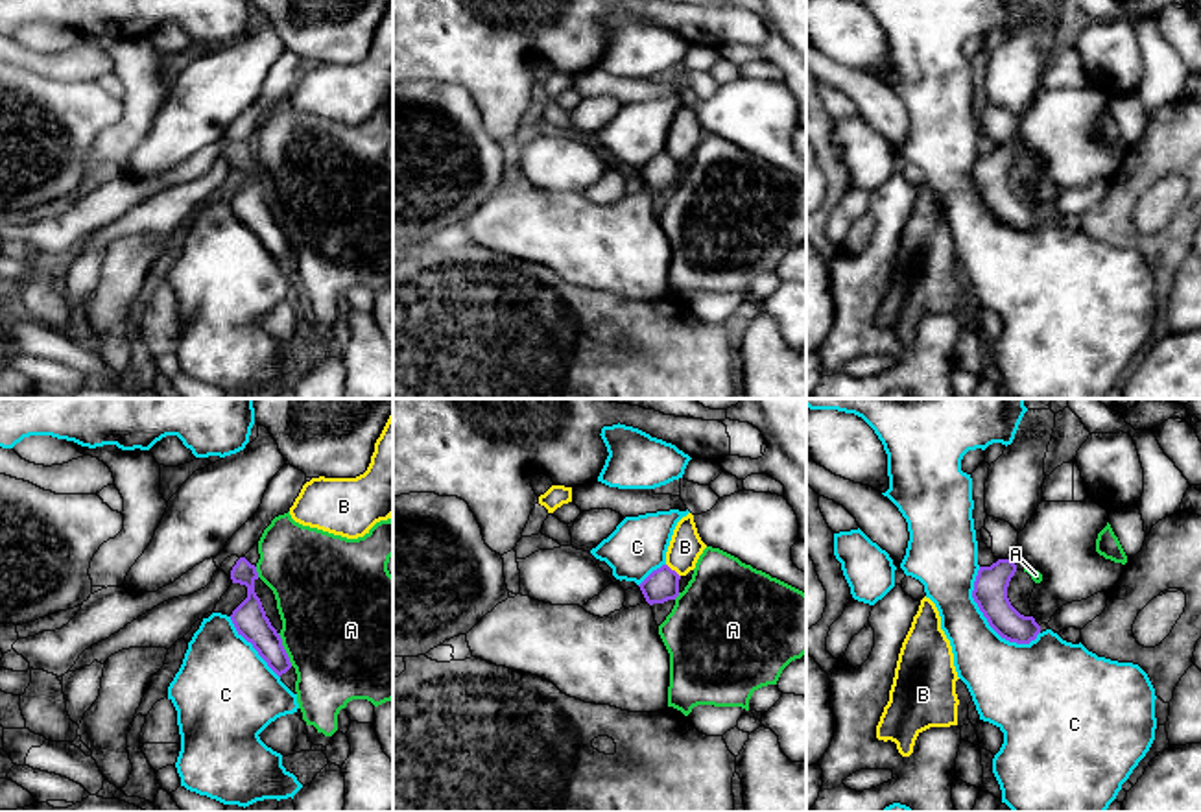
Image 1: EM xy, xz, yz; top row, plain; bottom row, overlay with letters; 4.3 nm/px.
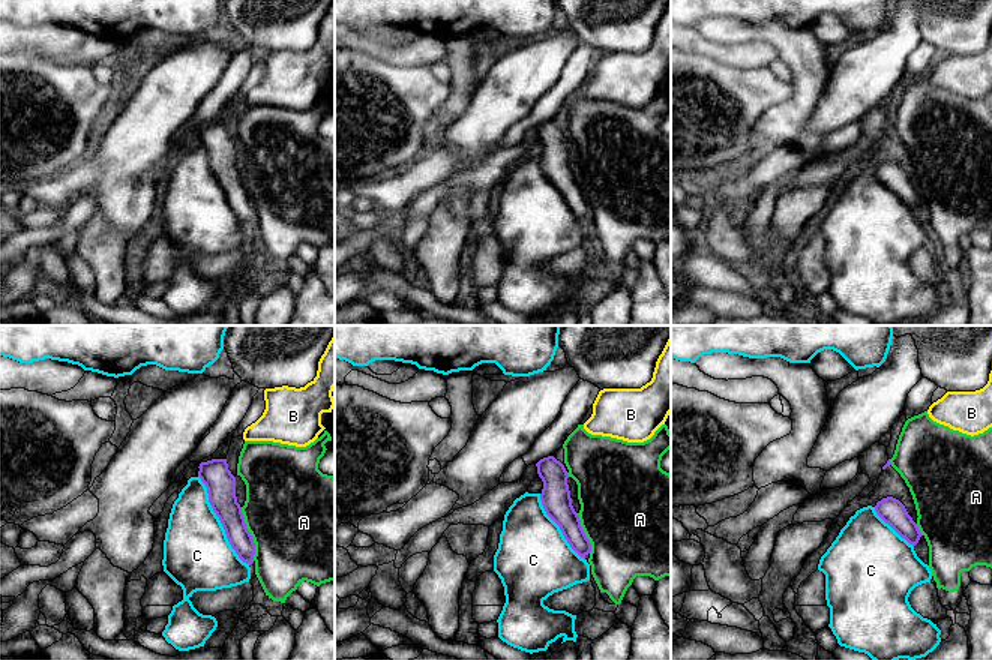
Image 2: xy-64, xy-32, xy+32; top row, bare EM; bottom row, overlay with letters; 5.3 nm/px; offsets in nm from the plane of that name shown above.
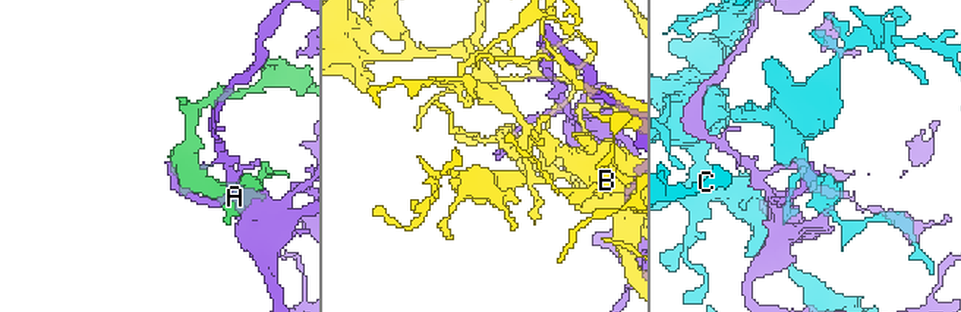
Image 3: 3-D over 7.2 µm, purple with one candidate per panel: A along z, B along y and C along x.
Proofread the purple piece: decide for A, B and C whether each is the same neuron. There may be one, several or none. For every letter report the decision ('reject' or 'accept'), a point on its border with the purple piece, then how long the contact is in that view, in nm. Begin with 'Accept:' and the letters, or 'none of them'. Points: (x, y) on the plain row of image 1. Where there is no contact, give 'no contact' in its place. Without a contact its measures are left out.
Accept: none of them
A: reject; meets purple in xy at (285, 237); contact 160 nm long
B: reject; meets purple in xz at (674, 157); contact 90 nm long
C: reject; meets purple in yz at (986, 203); contact 400 nm long

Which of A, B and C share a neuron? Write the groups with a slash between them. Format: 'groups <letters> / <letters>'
groups A / B / C

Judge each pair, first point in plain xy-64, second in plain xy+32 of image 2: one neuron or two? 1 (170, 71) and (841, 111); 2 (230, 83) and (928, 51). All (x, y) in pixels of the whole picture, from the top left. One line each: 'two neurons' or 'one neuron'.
1: one neuron
2: one neuron

